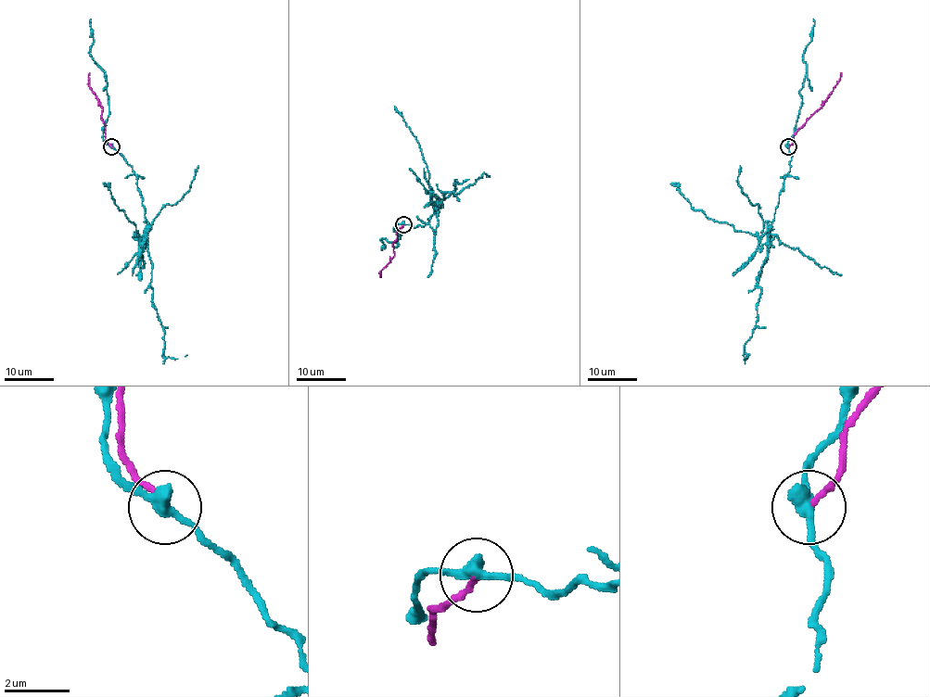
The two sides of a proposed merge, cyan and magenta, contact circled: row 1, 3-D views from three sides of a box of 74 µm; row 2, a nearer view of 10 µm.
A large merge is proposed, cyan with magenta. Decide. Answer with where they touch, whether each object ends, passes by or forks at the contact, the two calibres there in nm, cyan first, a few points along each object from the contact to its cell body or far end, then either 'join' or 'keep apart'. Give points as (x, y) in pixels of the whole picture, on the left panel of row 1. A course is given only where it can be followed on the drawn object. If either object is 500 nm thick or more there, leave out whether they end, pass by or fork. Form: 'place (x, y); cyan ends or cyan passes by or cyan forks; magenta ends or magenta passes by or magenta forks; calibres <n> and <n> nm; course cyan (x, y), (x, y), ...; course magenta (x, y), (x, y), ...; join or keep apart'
place (111, 146); cyan passes by; magenta ends; calibres 360 and 170 nm; course cyan (111, 147), (132, 168), (142, 196), (152, 263), (152, 301), (164, 332), (162, 354), (176, 359), (187, 355); course magenta (111, 147), (107, 141), (105, 124), (101, 119), (103, 107), (91, 90), (89, 72); keep apart

